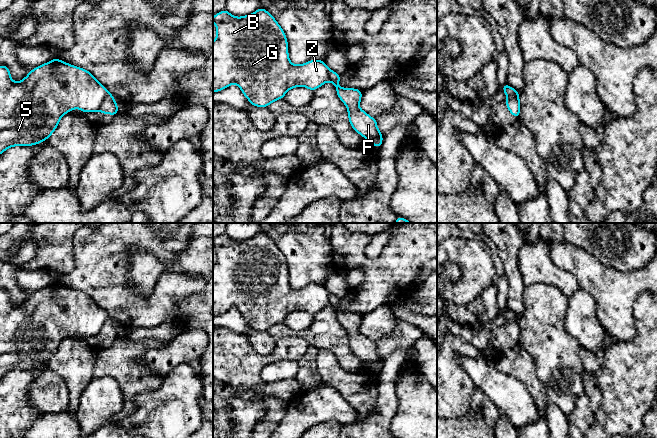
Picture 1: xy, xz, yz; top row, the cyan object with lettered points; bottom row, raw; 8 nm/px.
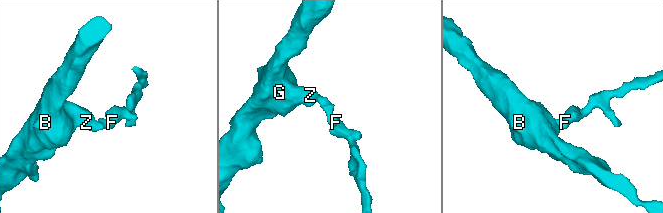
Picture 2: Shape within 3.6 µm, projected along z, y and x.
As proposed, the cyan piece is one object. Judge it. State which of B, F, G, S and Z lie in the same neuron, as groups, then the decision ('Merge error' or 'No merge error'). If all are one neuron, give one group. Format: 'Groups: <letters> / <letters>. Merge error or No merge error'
Groups: B G S Z / F. Merge error

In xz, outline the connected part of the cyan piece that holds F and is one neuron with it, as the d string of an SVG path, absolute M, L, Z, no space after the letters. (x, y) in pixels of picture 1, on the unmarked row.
M332 294L329 296L329 305L335 310L337 320L347 330L351 351L376 372L381 371L383 358L377 352L376 343L369 340L359 331L362 315L354 312L339 312L340 298Z

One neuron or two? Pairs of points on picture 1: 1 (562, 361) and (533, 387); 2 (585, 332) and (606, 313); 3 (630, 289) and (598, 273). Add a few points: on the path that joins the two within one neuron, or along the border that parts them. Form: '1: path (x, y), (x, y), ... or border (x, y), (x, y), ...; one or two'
1: border (532, 358), (535, 364), (537, 379), (550, 401); two
2: border (592, 296), (598, 322), (609, 333); two
3: path (622, 289), (614, 289), (606, 281); one

